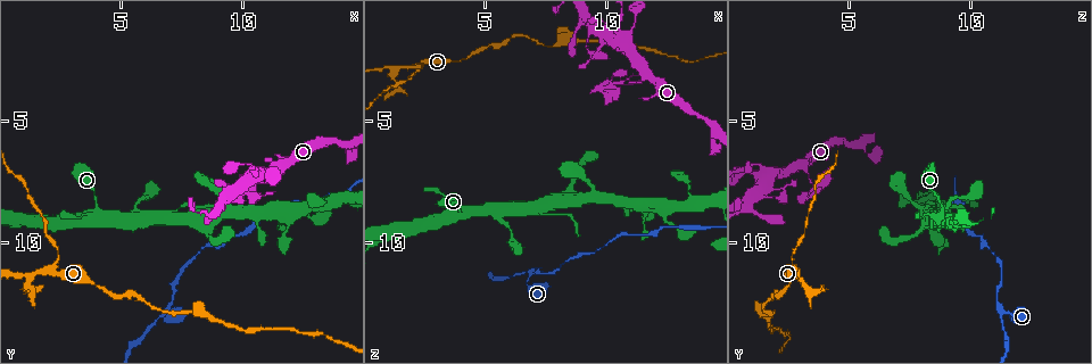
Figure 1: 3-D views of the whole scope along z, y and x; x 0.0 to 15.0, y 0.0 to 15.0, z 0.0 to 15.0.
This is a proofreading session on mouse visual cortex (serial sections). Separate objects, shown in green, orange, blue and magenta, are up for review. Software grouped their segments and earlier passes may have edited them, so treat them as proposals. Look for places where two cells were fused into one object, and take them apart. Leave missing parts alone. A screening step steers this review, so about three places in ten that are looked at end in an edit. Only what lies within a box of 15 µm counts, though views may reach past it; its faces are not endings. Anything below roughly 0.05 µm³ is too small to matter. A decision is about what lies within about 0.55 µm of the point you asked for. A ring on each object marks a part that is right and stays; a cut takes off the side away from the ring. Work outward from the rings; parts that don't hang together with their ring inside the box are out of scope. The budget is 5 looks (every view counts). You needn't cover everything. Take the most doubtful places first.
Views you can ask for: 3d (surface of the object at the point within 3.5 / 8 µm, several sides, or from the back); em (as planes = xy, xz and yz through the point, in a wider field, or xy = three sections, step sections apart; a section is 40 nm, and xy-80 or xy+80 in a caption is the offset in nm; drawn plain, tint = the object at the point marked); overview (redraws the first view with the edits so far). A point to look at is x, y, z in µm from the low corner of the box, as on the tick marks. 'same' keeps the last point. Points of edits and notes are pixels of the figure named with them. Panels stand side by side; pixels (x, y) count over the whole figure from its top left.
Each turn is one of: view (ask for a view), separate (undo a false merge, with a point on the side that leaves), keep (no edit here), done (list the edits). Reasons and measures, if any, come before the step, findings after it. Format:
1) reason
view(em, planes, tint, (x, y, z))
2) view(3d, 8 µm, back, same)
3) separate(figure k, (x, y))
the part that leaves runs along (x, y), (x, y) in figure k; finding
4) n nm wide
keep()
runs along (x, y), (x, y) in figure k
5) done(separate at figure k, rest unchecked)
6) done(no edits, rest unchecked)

abrupt turn
view(3d, 3.5 µm, back, (2.4, 10.3, 2.7))

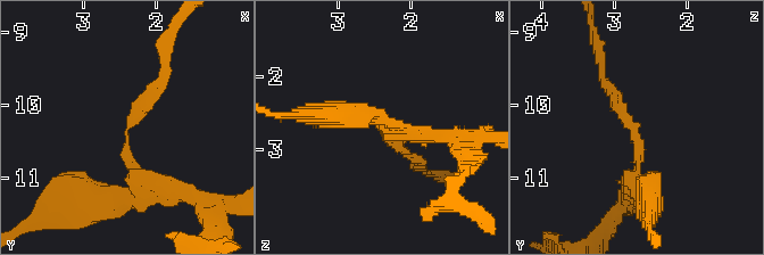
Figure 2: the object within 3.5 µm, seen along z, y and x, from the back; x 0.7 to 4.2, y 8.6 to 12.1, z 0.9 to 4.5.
shape alone is not enough
view(em, xy, step 2, tint, (2.40, 10.40, 2.70))

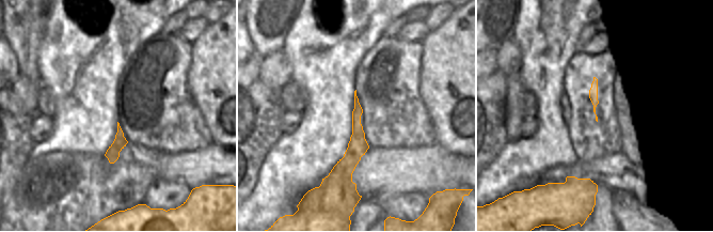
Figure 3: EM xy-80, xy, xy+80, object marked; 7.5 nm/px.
separate(figure 2, (629, 118))
two cells meet here

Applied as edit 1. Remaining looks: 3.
arms part here
view(3d, 3.5 µm, back, (8.4, 12.9, 1.6))

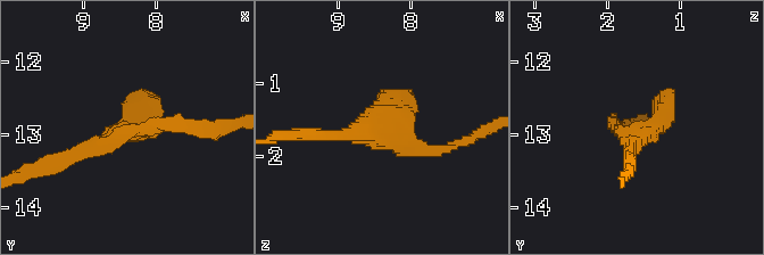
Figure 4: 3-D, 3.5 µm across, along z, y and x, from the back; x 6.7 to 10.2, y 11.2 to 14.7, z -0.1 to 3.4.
now the EM
view(em, xy, step 2, plain, (8.35, 12.95, 1.60))

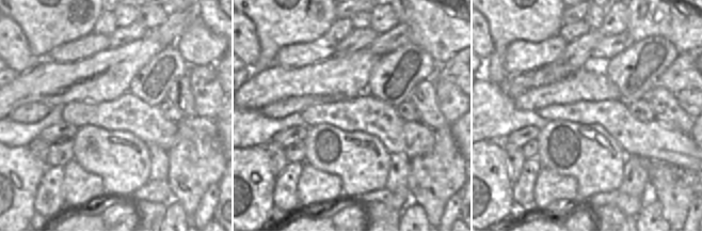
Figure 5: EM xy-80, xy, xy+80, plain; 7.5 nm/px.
where the object lies
view(em, xy, step 2, tint, same)

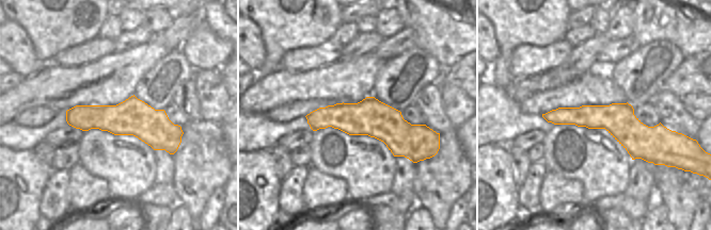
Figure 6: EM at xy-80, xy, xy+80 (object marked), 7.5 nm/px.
280 nm wide
keep()
runs along (547, 116), (664, 135) in figure 6; continuous, no second cell

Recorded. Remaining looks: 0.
done(separate at figure 2, rest unchecked)

